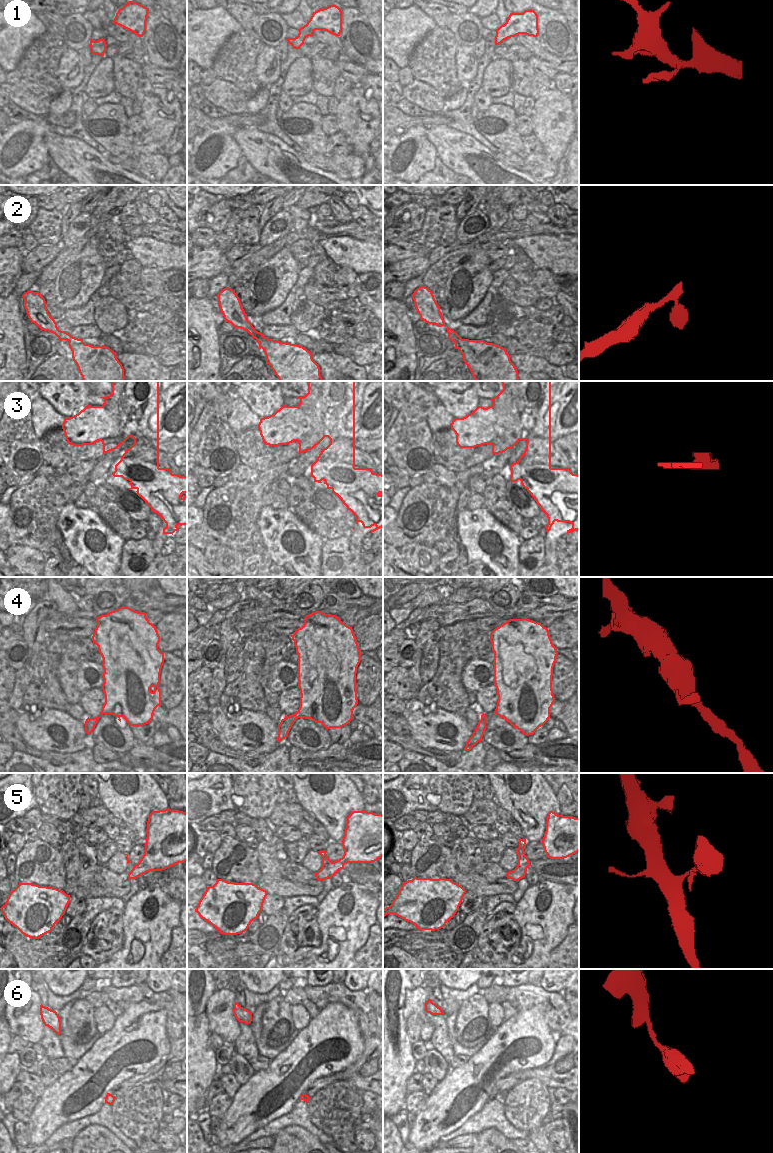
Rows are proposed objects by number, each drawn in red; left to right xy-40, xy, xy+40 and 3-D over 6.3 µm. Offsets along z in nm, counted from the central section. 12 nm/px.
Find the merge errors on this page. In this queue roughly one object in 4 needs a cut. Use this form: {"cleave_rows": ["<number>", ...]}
{"cleave_rows": ["3"]}

